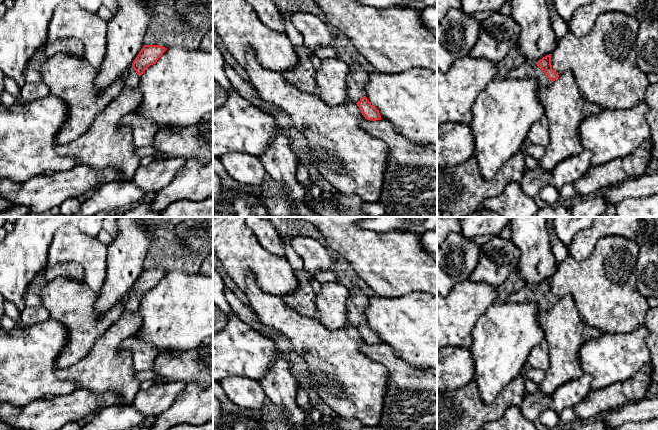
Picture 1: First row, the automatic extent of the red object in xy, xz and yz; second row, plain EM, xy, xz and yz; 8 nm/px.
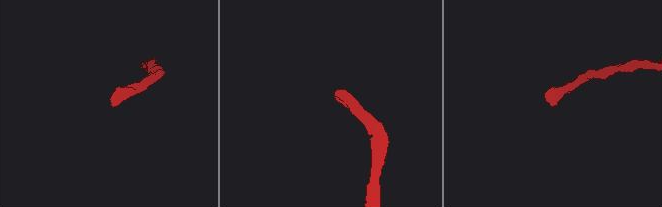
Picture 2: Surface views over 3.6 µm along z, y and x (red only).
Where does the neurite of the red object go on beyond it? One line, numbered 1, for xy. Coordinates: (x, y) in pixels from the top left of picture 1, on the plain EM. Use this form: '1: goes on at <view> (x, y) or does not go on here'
1: goes on at xy (131, 304)

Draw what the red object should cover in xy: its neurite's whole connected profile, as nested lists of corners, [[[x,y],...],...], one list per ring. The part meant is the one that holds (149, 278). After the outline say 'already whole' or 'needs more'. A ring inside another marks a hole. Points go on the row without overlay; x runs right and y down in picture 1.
[[[144,269],[124,301],[124,312],[134,313],[139,309],[140,300],[163,279],[167,272],[158,269]]]; needs more

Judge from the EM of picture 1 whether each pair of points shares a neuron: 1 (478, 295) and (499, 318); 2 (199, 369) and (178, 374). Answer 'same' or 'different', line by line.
1: different
2: same

